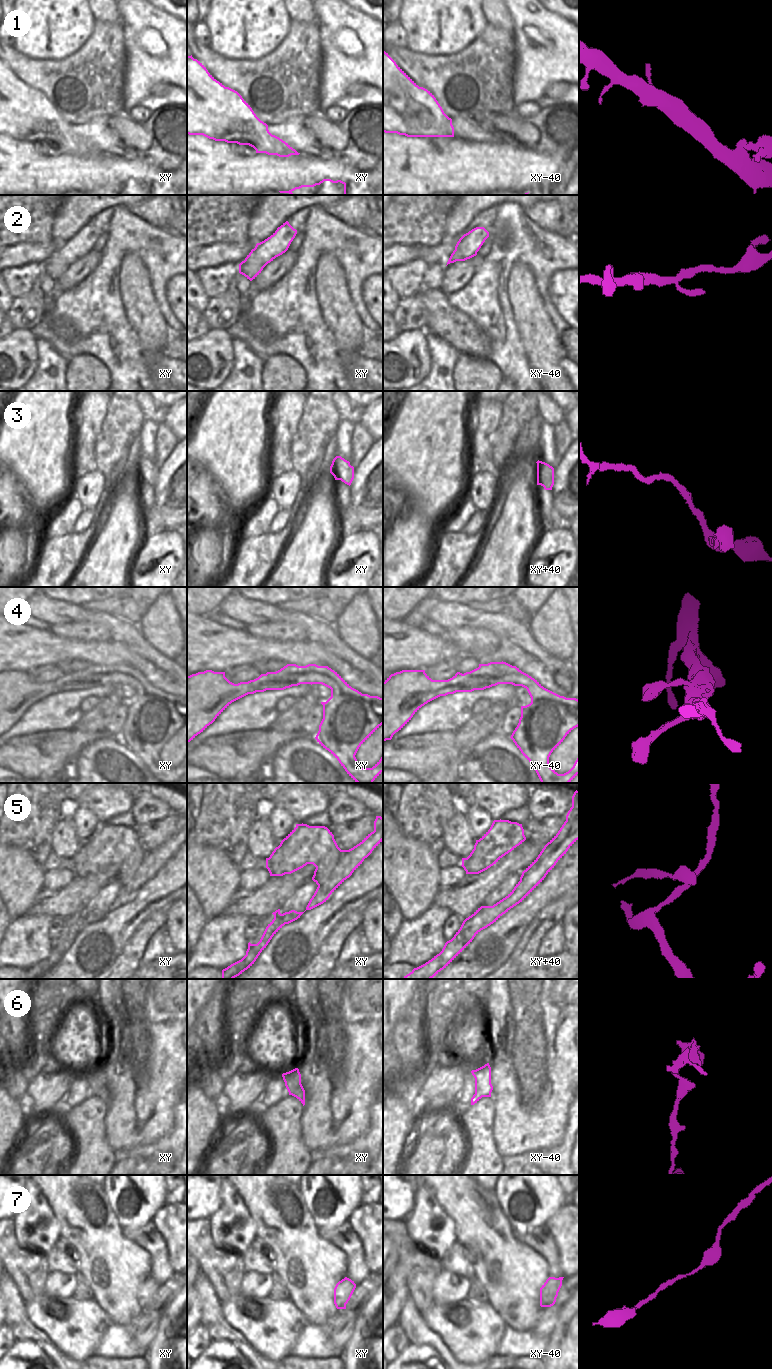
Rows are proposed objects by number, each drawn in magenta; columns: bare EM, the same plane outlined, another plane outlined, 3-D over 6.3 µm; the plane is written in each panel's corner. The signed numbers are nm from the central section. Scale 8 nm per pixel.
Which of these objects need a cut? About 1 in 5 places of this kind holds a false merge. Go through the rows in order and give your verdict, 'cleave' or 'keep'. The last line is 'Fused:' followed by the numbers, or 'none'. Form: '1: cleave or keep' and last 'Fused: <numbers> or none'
1: cleave
2: keep
3: keep
4: keep
5: keep
6: cleave
7: keep
Fused: 1, 6

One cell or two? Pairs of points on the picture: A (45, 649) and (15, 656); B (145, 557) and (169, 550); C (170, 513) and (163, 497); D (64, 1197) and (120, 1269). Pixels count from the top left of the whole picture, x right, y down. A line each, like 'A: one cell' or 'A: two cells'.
A: one cell
B: one cell
C: one cell
D: one cell

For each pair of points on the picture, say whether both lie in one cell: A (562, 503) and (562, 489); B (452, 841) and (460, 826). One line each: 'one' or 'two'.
A: one
B: one

